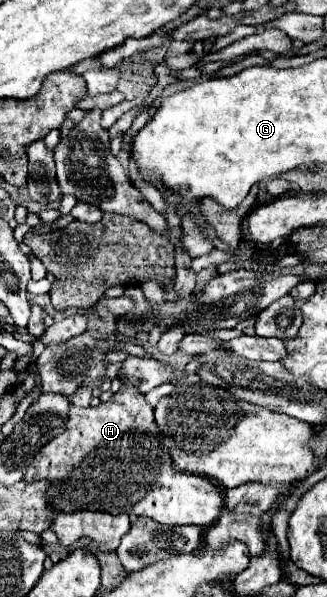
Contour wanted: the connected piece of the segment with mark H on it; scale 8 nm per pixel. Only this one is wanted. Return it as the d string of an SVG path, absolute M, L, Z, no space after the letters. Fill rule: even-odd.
M123 379L121 391L113 395L111 403L87 409L71 405L65 431L33 457L23 479L27 483L47 481L47 503L63 513L111 509L135 513L169 527L213 525L223 509L219 487L207 477L177 473L161 445L161 433L149 429L157 429L153 409L143 393Z

